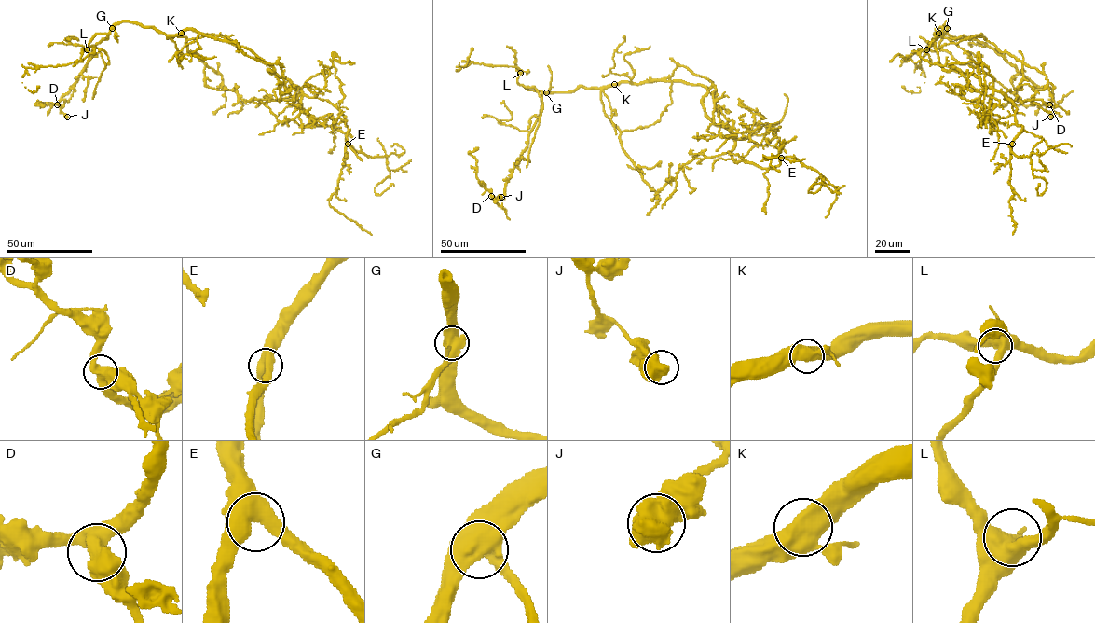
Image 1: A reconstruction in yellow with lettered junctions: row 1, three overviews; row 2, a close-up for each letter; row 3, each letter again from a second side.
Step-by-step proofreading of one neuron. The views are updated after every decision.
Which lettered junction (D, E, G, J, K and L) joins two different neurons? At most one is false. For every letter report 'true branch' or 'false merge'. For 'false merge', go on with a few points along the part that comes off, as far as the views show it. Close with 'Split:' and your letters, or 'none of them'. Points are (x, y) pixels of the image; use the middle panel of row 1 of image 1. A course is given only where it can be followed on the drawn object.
D: true branch
E: true branch
G: false merge | (546, 93), (552, 76), (548, 65)
J: true branch
K: true branch
L: true branch
Split: G

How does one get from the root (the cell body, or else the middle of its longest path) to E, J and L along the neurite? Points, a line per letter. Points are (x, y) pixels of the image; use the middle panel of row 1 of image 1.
E: (663, 80), (706, 89), (704, 113), (730, 131), (736, 161), (773, 168), (781, 158)
J: (663, 80), (544, 92), (527, 146), (505, 186), (505, 197), (491, 196), (496, 200), (501, 197)
L: (663, 80), (619, 82), (608, 87), (578, 87), (568, 91), (542, 92), (517, 82), (520, 73)

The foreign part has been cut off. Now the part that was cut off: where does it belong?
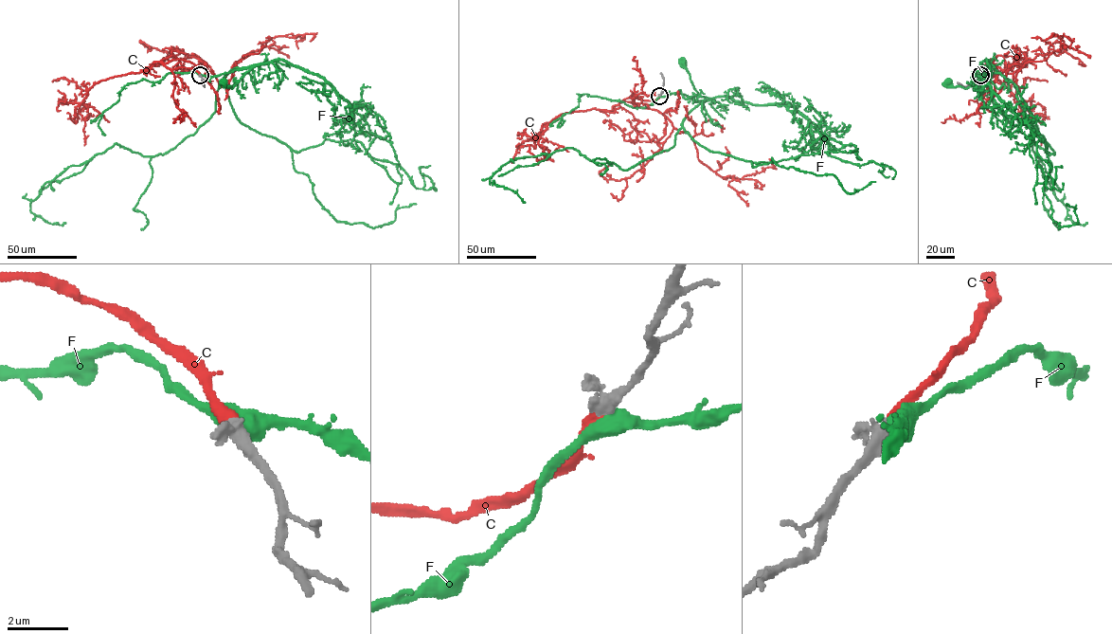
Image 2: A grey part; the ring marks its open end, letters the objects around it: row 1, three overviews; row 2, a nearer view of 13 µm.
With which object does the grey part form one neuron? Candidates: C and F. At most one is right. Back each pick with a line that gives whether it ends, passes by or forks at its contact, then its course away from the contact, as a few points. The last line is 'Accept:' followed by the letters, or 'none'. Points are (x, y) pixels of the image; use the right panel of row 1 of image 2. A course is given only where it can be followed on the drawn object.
C: it ends there; it runs (980, 74), (991, 60), (1012, 74), (1017, 87), (1020, 68), (1060, 50), (1064, 36), (1051, 33), (1043, 41)
Accept: C

